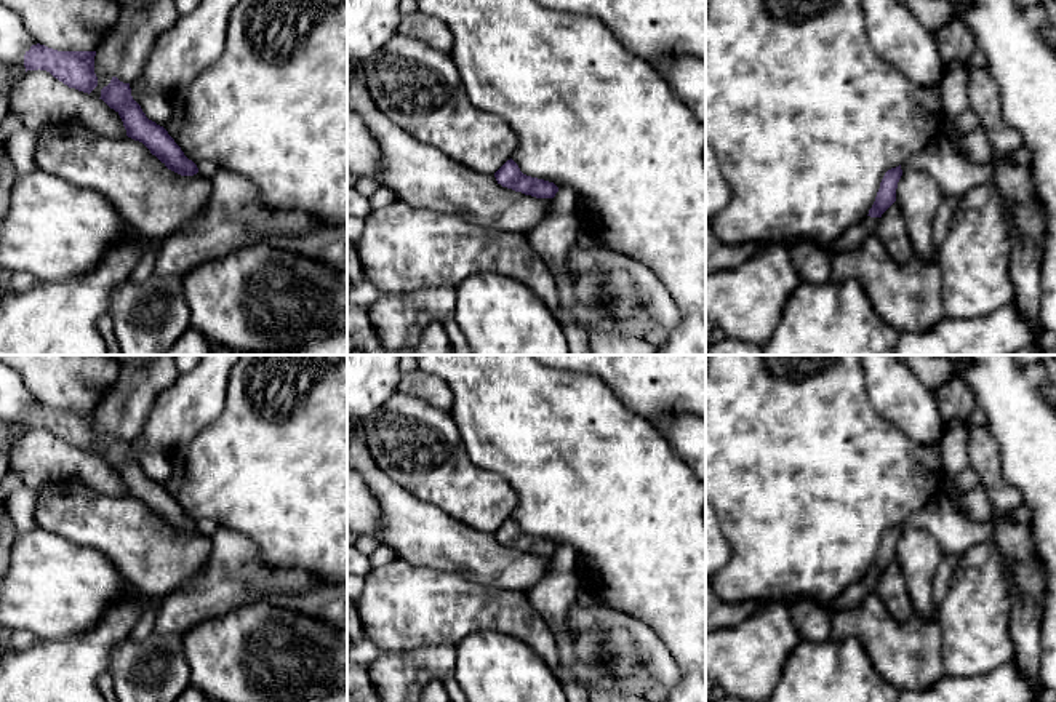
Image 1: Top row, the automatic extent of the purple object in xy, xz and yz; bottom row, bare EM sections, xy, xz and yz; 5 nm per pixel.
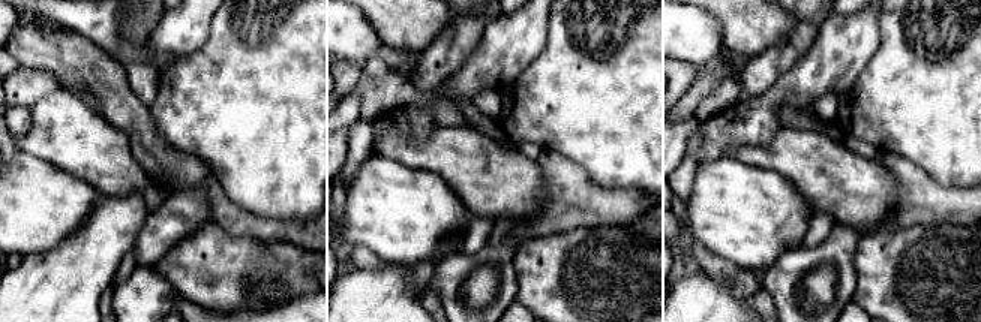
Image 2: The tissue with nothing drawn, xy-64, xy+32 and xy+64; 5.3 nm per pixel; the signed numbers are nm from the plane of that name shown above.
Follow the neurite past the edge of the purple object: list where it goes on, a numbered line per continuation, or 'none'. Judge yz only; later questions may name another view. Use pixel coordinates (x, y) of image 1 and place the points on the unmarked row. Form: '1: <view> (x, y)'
1: yz (852, 597)

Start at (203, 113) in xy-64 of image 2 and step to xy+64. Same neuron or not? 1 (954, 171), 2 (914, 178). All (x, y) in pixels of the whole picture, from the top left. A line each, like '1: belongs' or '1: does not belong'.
1: belongs
2: does not belong

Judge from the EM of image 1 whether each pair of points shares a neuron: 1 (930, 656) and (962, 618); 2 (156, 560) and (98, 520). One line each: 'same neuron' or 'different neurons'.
1: different neurons
2: same neuron

